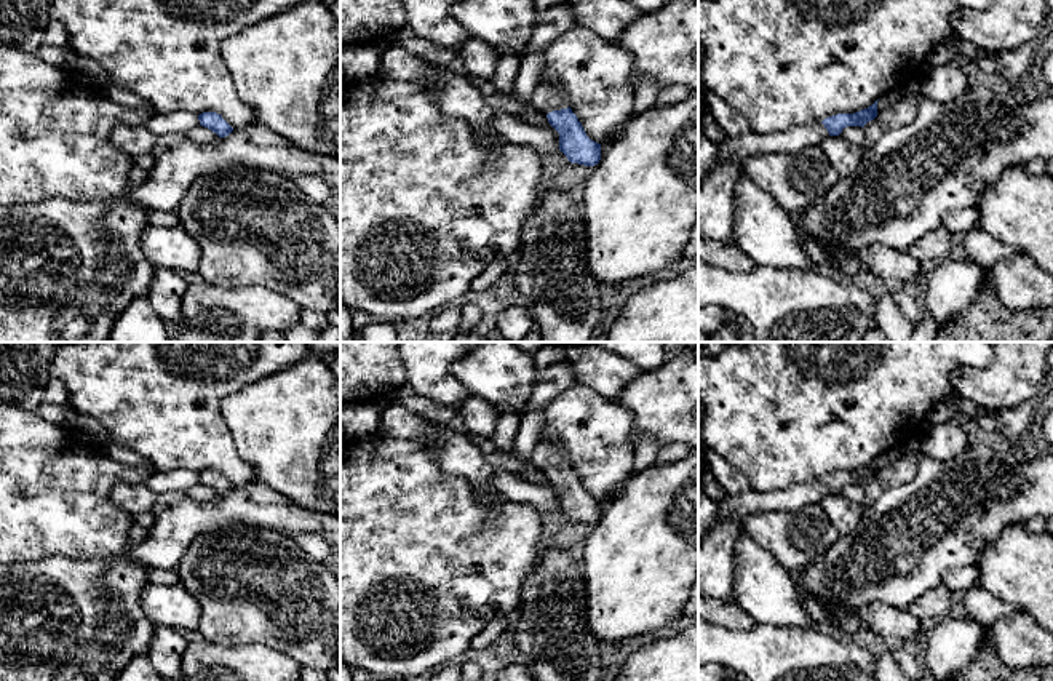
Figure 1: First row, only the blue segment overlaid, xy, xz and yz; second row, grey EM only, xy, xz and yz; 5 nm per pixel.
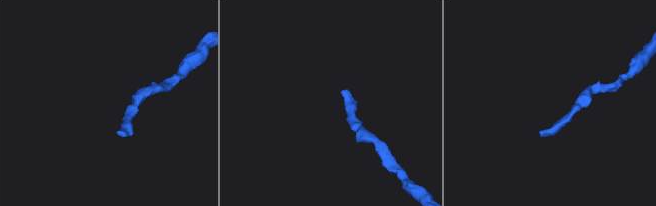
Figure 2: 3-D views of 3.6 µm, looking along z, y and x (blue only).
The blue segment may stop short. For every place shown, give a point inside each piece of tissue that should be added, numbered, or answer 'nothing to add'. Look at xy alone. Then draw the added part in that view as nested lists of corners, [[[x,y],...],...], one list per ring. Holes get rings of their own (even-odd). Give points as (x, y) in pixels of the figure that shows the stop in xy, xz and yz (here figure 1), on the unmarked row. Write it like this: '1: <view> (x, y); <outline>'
nothing to add

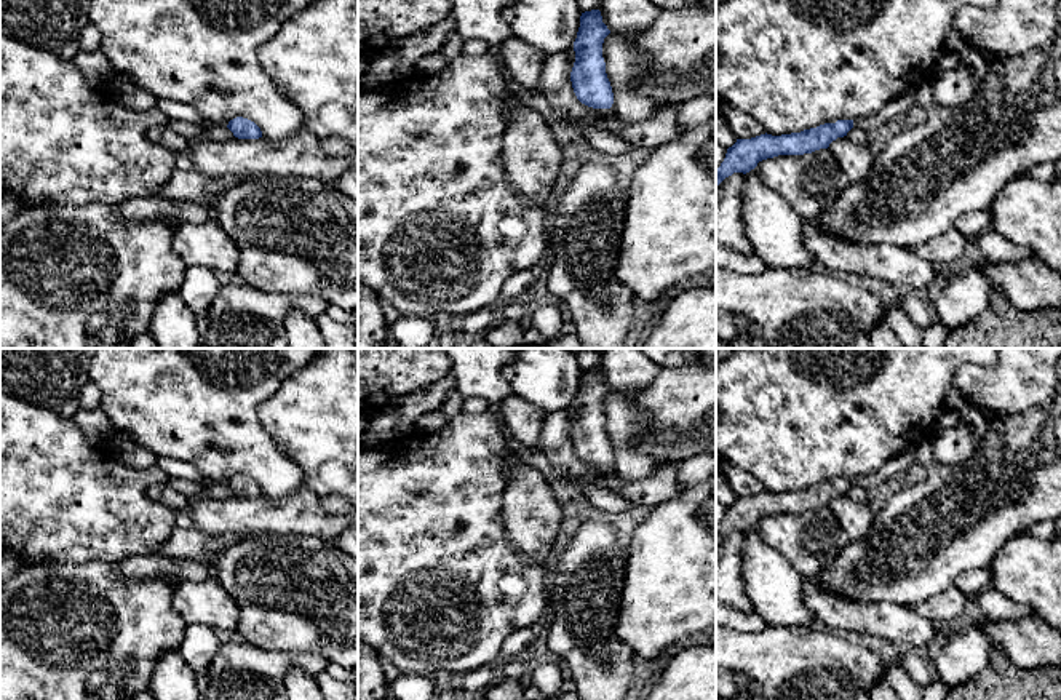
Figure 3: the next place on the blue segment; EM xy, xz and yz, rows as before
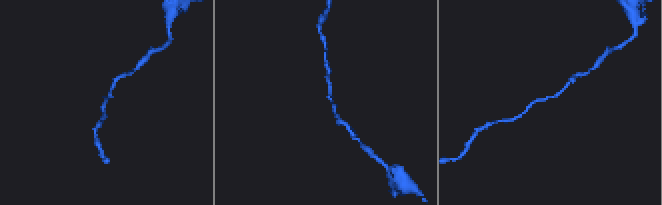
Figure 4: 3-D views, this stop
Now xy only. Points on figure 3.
nothing to add

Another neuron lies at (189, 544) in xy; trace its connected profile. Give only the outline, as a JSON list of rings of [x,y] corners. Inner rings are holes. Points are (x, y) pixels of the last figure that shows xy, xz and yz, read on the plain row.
[[[176,526],[171,537],[160,543],[157,553],[174,559],[201,563],[214,569],[228,547],[248,537],[252,535],[225,534],[222,539],[209,542],[195,526],[189,529]]]

